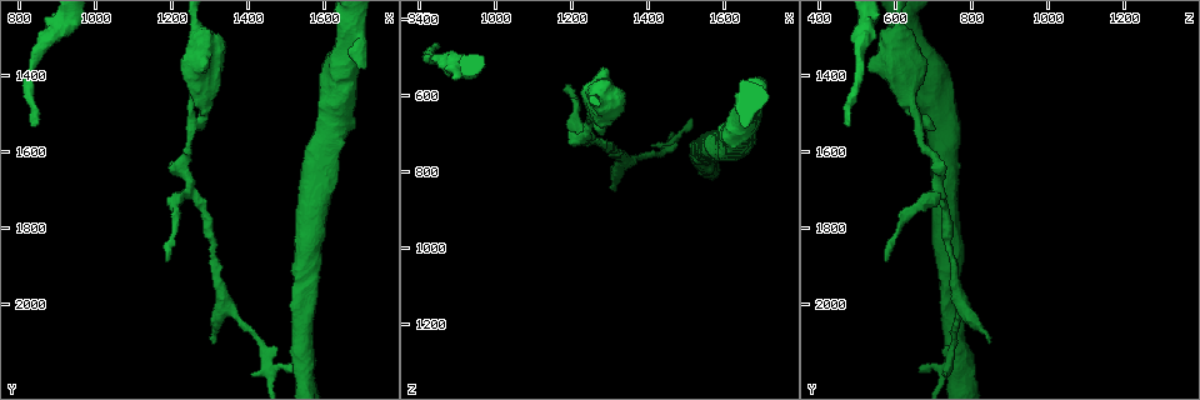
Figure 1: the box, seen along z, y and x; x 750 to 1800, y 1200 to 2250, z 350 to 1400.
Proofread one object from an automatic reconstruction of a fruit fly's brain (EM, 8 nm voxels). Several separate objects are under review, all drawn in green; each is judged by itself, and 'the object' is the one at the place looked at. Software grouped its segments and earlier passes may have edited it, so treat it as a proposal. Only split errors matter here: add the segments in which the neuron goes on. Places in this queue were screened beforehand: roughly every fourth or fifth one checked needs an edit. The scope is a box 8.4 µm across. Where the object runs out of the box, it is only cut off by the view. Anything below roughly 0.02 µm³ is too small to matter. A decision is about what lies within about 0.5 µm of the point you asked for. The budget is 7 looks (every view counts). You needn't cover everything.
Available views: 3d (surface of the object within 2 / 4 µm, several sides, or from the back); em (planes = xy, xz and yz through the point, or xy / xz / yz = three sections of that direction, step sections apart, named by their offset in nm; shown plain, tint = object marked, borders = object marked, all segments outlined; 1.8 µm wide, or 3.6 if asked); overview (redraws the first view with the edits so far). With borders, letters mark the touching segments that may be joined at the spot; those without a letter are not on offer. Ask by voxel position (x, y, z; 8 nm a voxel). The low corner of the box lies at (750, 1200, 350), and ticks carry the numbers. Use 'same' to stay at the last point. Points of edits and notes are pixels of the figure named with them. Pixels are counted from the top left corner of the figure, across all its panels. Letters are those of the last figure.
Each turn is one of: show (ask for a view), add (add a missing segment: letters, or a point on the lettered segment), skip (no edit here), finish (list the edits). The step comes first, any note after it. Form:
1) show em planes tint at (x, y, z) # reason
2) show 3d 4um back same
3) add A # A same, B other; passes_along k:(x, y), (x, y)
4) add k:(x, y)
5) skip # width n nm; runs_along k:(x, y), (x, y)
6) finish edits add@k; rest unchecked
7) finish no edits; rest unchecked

show em yz step 8 tint at (1285, 1545, 710)

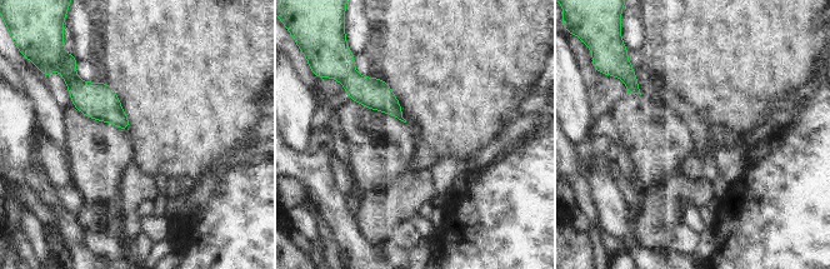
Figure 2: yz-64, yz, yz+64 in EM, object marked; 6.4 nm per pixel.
show em planes borders same # cut it another way

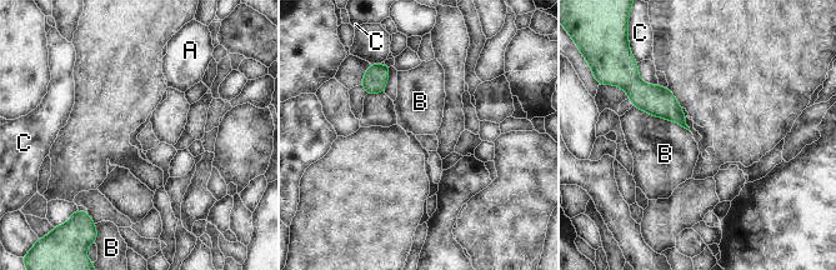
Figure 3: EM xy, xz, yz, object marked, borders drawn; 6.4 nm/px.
skip # longest_contact B 400 nm; A other, B other, C other; border 3:(634, 105), (689, 130); no lettered segment goes on from it

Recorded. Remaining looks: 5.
show 3d 4um back at (845, 1535, 480) # tapers out

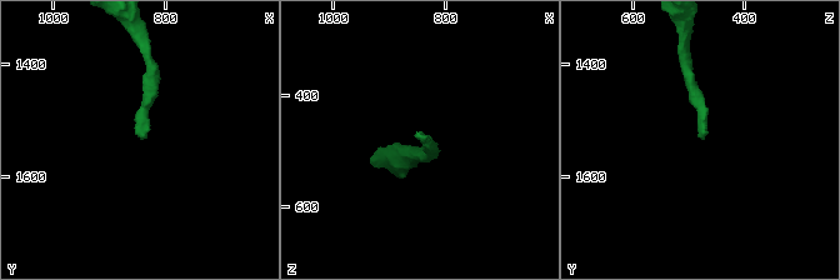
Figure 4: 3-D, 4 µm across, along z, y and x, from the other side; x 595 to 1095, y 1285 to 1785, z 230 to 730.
show em yz step 8 borders at (845, 1535, 475) # shape alone is not enough

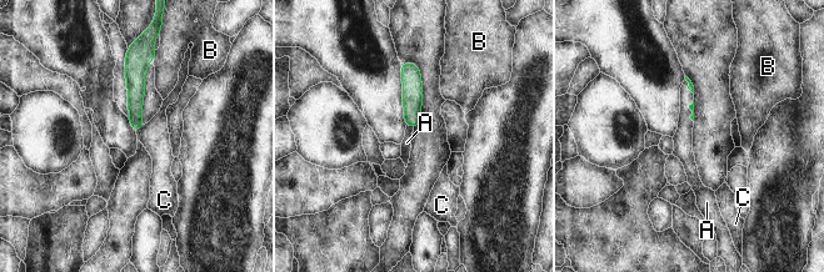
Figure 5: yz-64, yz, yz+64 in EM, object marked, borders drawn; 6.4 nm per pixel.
add A # A same, B other, C other; passes_along 5:(412, 87), (410, 126), (406, 142); the neuron continues

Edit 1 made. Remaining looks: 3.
show em planes plain at (1705, 1380, 560) # an open end

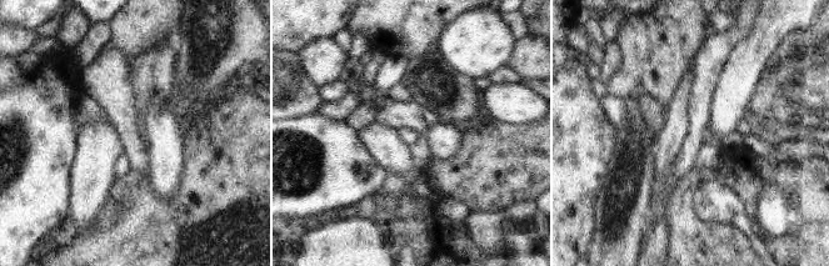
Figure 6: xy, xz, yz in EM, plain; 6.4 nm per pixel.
show em planes borders same # what lies round it

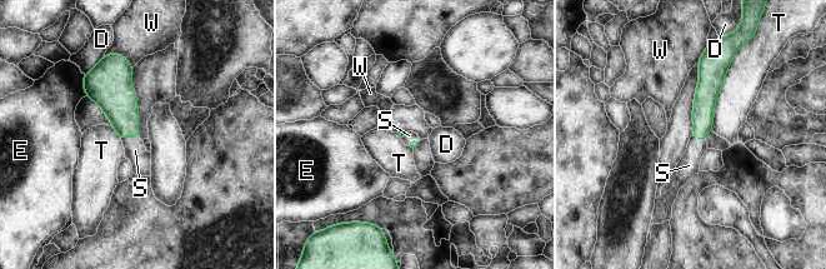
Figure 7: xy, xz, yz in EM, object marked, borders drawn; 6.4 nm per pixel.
add S # D other, E other, S same, T other, W other; passes_along 7:(118, 99), (130, 135), (135, 150); it goes on there

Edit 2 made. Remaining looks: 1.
finish edits add@5, add@7; rest unchecked

